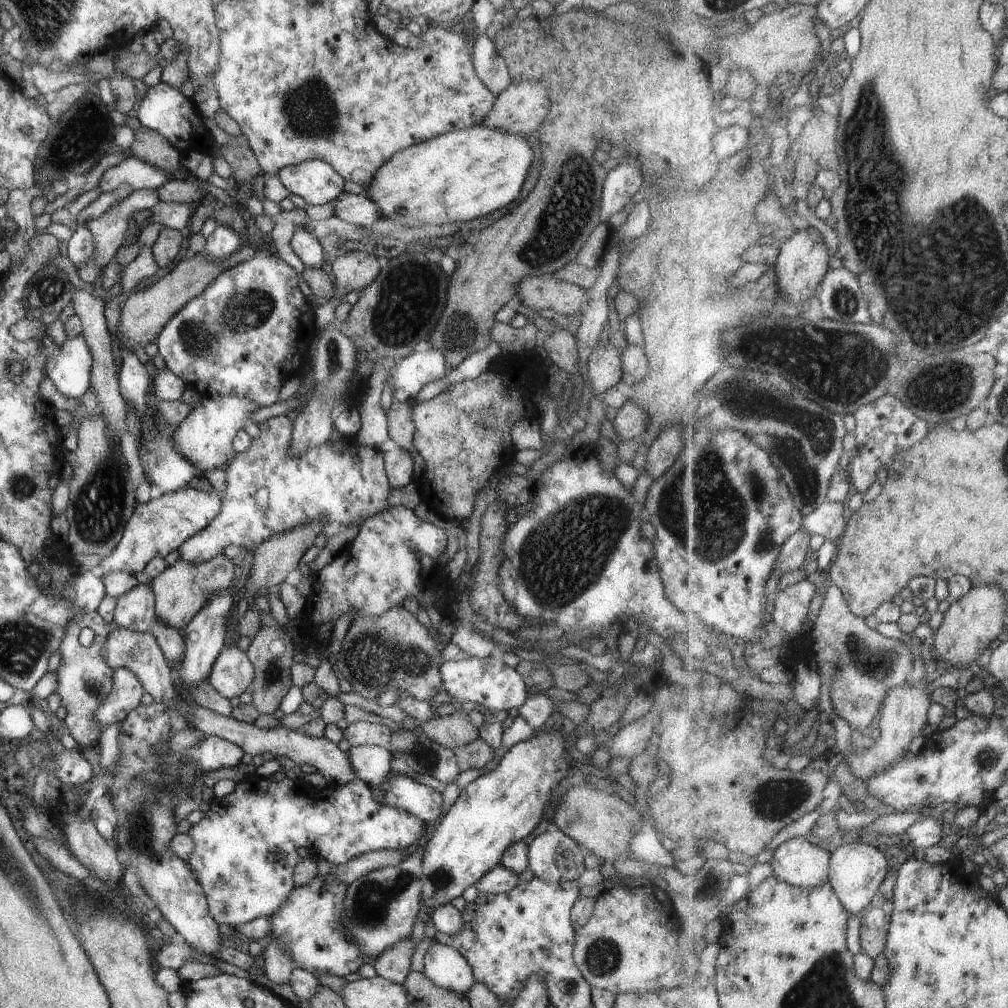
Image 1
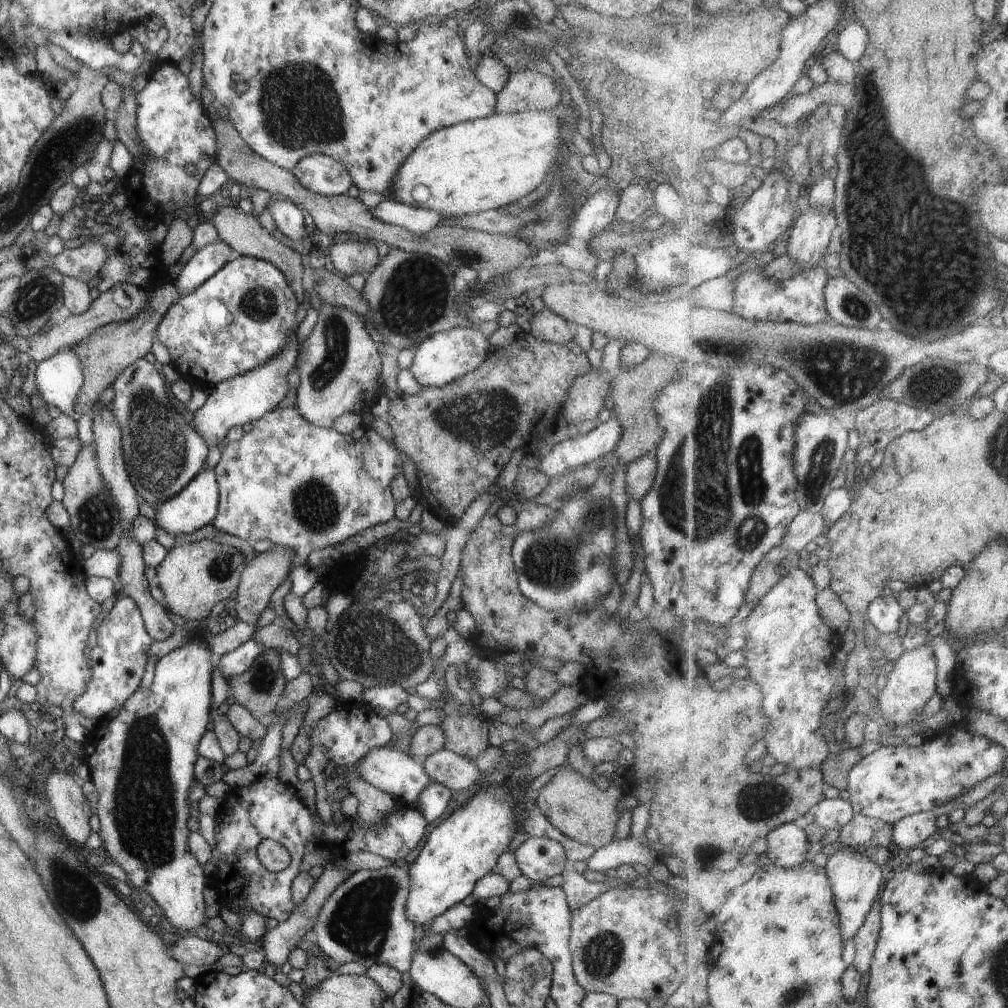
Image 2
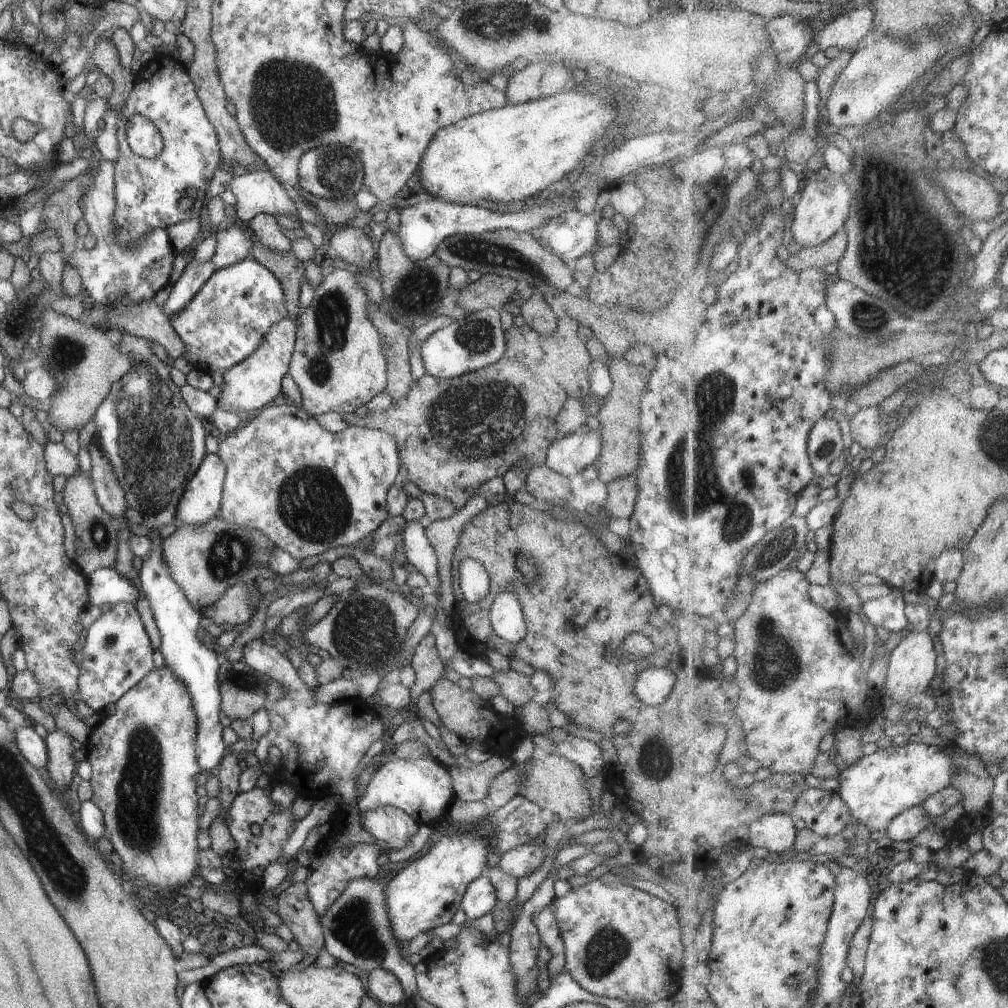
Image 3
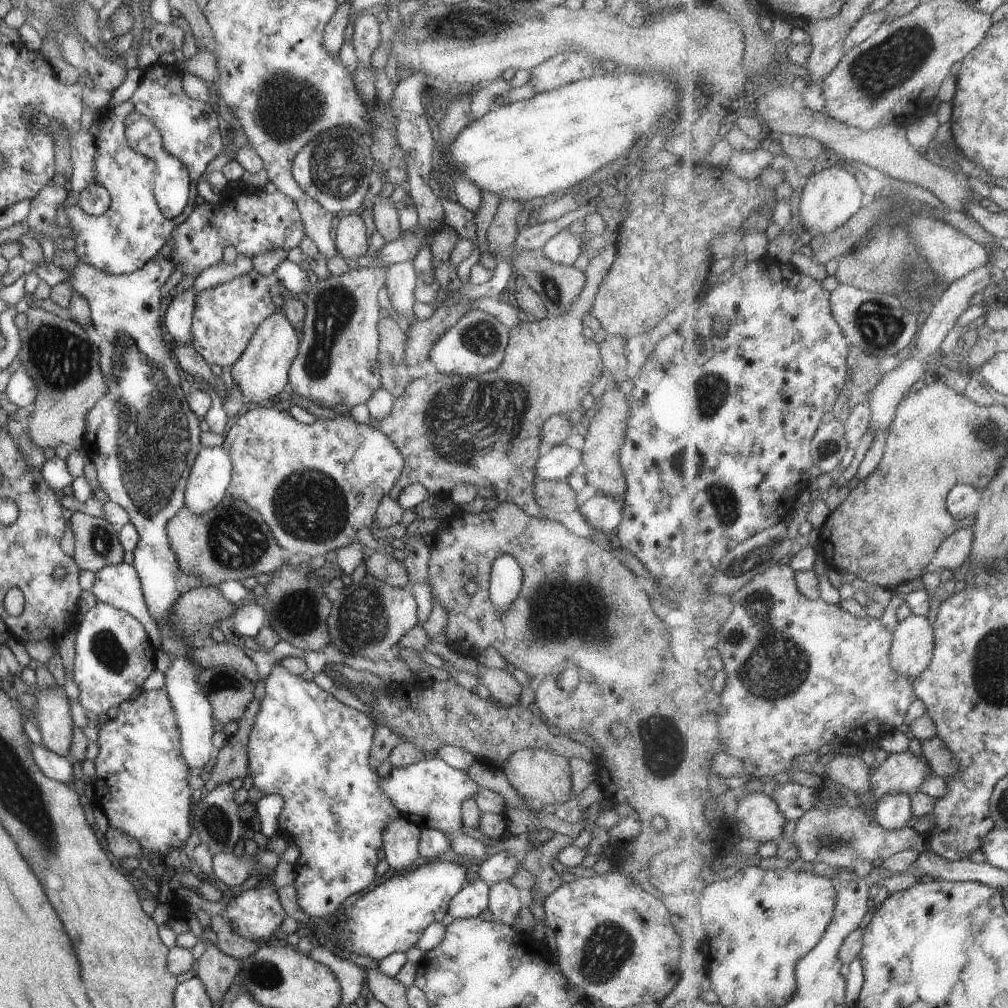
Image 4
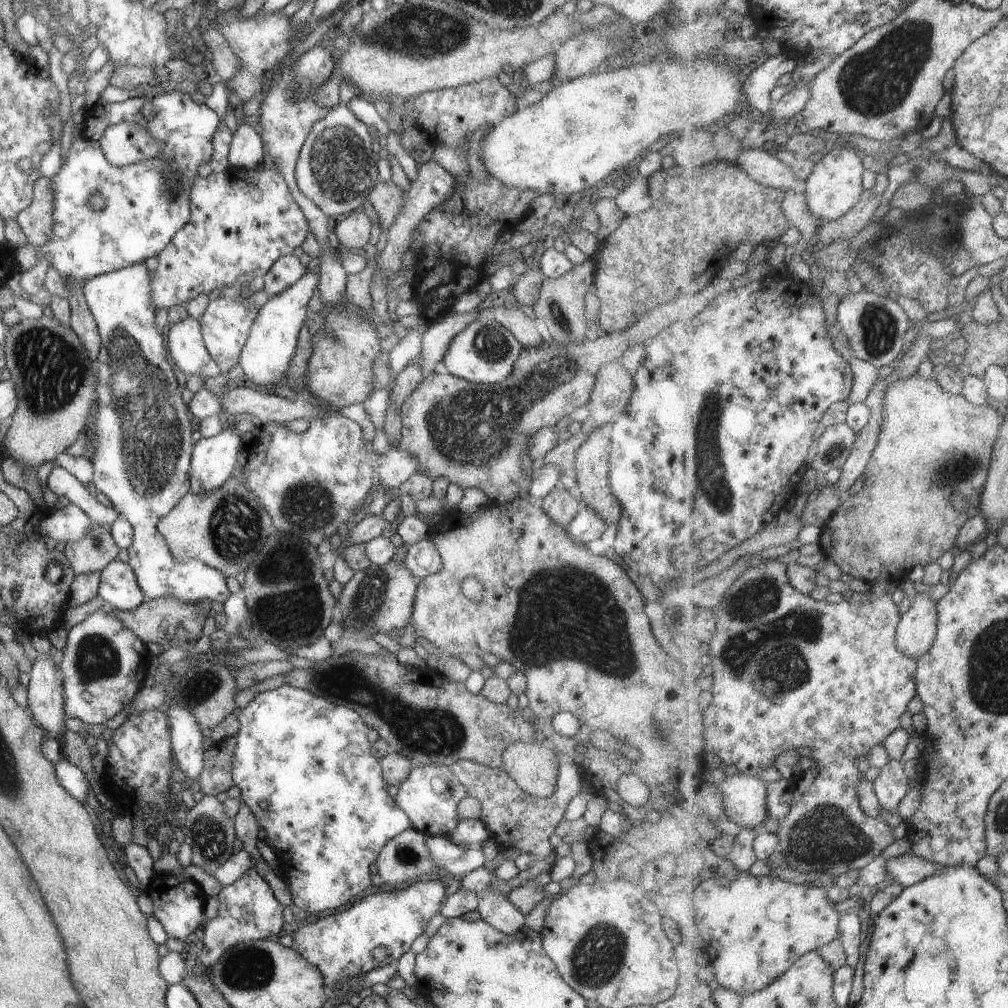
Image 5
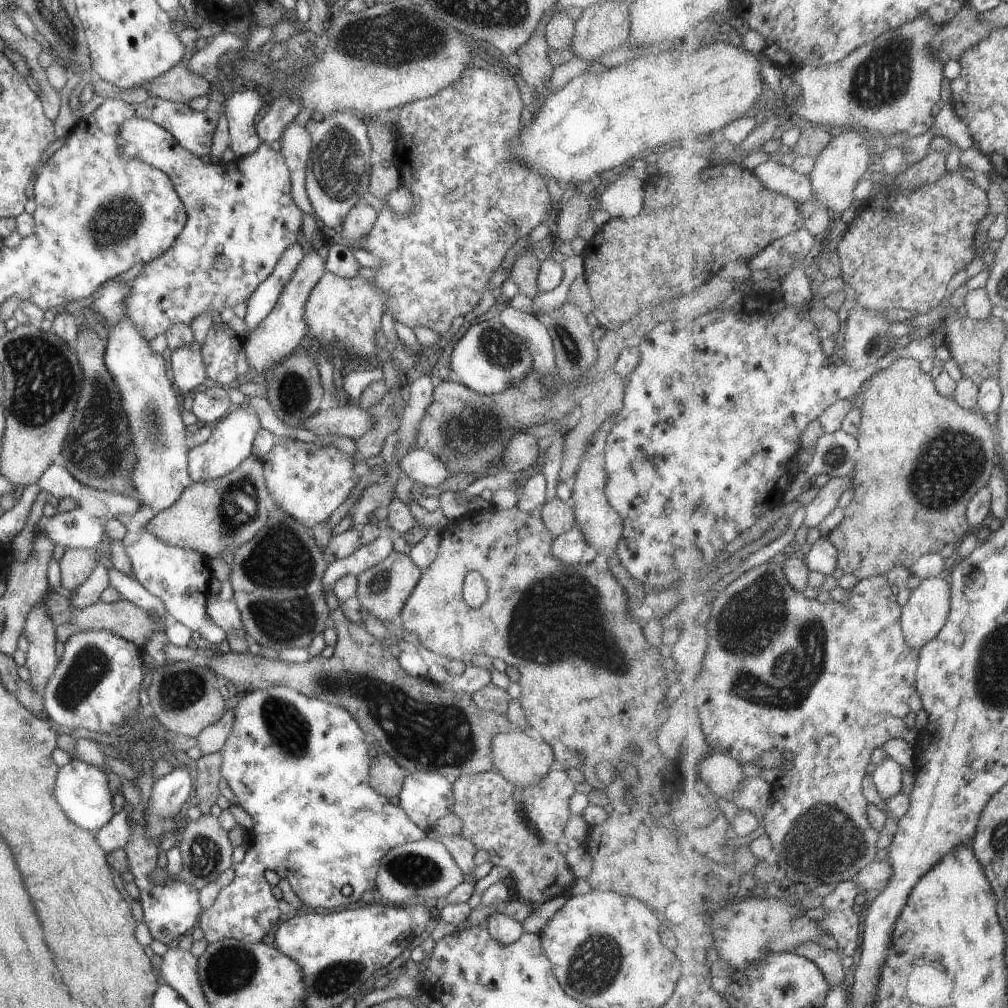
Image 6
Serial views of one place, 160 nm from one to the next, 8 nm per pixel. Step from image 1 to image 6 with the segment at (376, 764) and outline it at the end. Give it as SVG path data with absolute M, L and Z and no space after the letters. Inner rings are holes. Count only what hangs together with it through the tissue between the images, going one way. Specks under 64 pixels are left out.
M431 771L406 774L397 798L409 820L424 832L431 829L438 818L450 812L454 801L452 783Z

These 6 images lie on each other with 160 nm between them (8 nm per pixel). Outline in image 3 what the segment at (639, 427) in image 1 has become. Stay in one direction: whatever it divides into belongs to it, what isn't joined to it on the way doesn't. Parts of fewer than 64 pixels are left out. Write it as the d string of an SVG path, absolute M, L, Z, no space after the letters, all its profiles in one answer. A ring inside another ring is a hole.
M589 429L588 432L578 430L555 438L546 450L543 464L549 470L569 477L594 463L601 447L602 438L597 429Z

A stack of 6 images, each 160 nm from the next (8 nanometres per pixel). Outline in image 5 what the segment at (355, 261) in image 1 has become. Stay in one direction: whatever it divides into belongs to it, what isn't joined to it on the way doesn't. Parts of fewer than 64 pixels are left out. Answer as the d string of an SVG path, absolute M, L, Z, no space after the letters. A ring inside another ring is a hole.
M353 210L335 225L335 236L347 248L362 250L369 240L371 220L360 210Z

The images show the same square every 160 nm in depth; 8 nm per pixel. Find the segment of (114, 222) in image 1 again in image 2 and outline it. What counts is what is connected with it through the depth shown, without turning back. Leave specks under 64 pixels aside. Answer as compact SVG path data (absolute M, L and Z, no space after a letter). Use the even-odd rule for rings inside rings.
M89 236L87 241L76 248L63 249L51 258L51 262L52 267L58 270L63 278L87 283L98 274L107 257L107 248L97 241L97 237Z

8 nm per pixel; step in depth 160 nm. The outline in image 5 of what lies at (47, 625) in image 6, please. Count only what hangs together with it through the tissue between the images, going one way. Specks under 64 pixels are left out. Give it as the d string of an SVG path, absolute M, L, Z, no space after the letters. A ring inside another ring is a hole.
M41 654L36 658L28 674L29 682L26 686L28 706L26 709L36 724L46 730L47 736L60 740L65 732L63 721L66 719L63 710L62 676L47 654Z

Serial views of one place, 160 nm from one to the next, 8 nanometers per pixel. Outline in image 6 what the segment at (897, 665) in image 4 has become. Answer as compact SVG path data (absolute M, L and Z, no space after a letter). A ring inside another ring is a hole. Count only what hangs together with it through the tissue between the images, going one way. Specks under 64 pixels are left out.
M938 577L922 579L902 606L902 629L906 641L915 649L921 649L937 638L947 624L950 604L949 580Z

